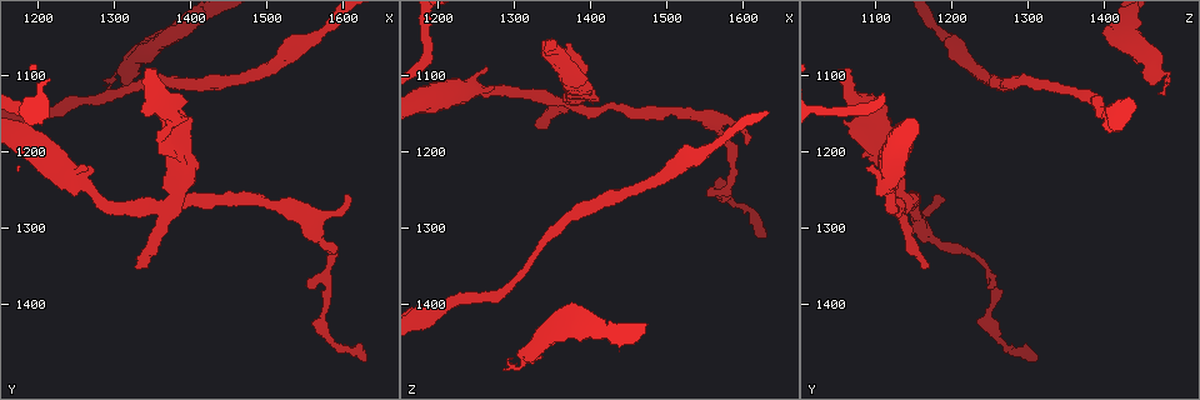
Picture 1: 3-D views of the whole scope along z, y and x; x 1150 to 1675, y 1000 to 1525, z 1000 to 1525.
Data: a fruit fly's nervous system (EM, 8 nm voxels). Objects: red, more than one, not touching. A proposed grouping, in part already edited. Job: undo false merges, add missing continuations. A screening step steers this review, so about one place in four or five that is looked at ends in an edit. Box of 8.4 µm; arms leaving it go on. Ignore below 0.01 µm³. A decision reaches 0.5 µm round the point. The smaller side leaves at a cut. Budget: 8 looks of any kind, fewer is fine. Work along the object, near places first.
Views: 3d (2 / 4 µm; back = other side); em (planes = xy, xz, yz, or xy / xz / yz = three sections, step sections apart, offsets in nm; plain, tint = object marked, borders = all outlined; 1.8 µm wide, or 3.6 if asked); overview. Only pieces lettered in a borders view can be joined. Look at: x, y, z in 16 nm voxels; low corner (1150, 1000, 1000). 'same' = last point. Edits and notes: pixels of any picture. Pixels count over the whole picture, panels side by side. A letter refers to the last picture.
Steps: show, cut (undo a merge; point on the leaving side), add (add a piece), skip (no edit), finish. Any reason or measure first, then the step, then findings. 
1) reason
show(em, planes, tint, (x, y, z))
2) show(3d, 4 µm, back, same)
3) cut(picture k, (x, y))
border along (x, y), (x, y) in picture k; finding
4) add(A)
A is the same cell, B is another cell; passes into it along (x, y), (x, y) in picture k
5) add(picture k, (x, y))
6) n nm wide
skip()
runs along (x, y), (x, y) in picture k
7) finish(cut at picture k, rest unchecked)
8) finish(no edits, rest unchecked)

thin neck
show(em, 3.6 µm, yz, step 4, borders, (1585, 1350, 1245))

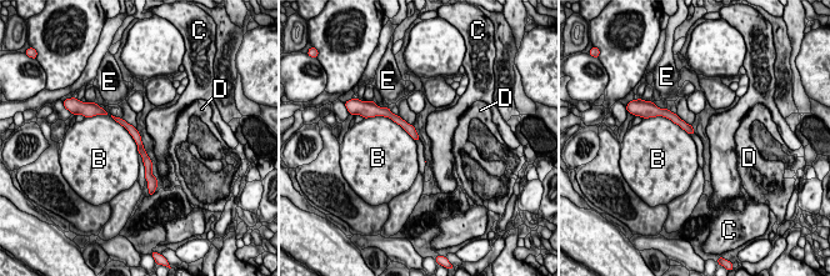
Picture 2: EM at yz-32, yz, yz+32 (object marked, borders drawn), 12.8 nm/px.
70 nm wide; B touches over 600 nm
skip()
B, C, D and E are other cells; continuous, no second neuron

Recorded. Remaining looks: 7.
free end
show(em, 3.6 µm, planes, borders, (1355, 1090, 1060))

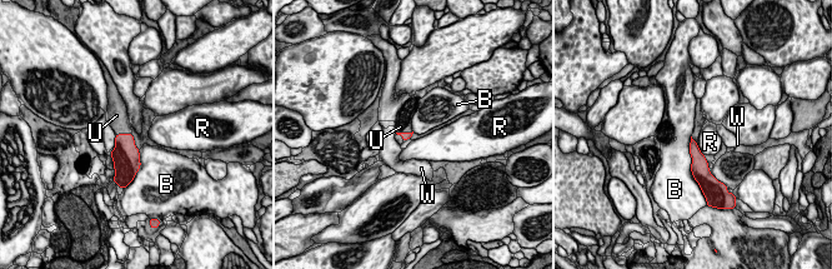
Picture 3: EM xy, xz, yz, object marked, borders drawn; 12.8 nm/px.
add(U)
U is the same cell, B, R and W are other cells; passes into it along (405, 135), (404, 133), (400, 126) in picture 3; the neuron continues

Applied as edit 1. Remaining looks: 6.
see it whole again
show(overview)

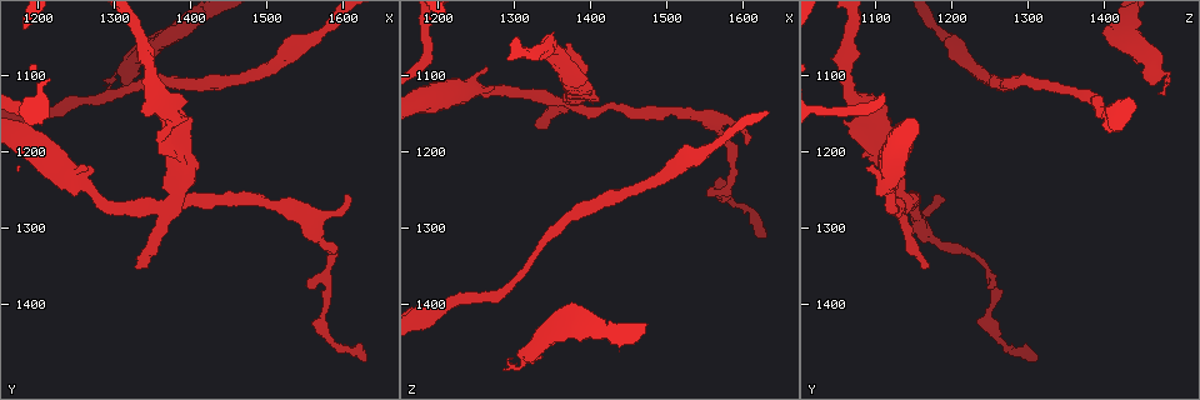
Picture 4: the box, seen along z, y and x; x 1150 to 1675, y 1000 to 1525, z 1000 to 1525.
abrupt turn
show(em, xy, step 8, tint, (1380, 1265, 1140))

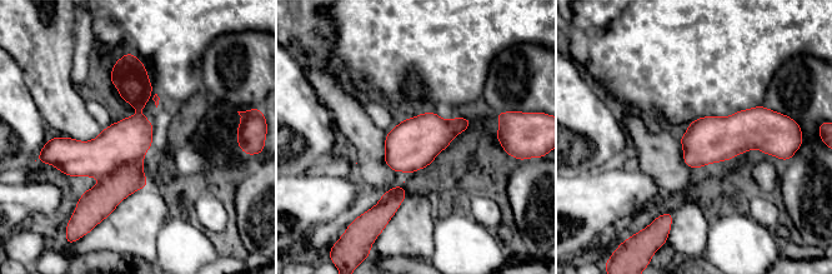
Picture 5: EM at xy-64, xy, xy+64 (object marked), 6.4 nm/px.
show(em, planes, borders, same)

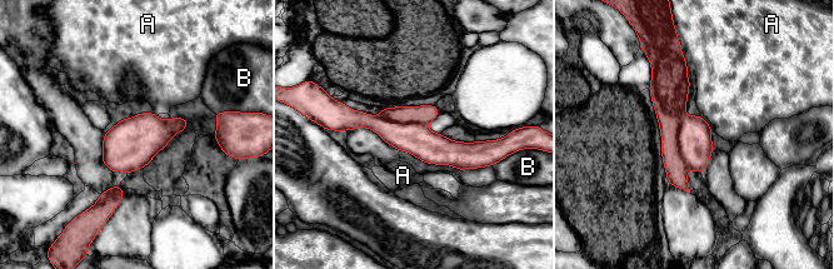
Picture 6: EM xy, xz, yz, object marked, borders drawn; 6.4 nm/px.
cut(picture 6, (669, 103))
A and B are other cells; the part that leaves runs along (683, 65), (670, 84), (670, 155), (685, 187) in picture 6; a second neuron is stuck on

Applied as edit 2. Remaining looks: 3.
finish(add at picture 3, cut at picture 6, rest unchecked)

